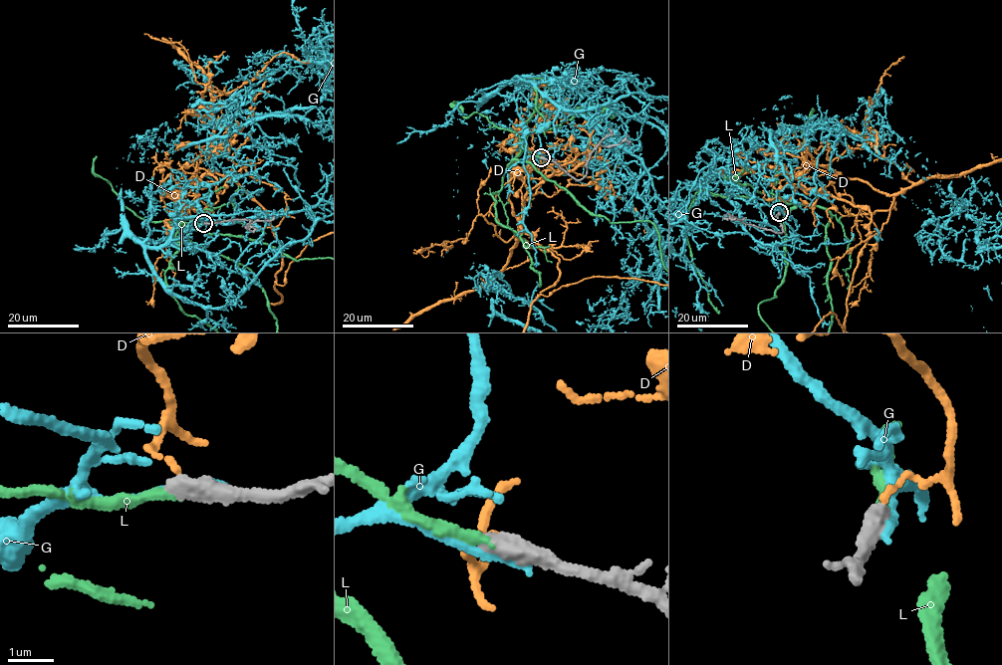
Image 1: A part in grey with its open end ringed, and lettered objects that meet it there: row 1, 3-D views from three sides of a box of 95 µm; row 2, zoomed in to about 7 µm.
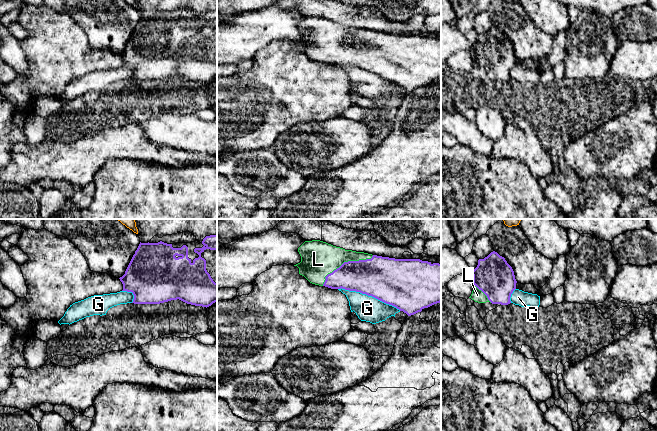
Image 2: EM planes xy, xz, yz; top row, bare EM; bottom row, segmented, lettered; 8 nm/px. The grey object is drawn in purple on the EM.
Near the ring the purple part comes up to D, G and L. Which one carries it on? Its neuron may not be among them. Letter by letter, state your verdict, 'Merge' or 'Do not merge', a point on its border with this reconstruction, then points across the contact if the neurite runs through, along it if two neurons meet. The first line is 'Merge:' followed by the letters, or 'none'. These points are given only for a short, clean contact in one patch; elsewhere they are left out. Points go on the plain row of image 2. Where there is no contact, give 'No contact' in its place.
Merge: L
D: Do not merge. No contact
G: Do not merge. Touches purple at xz (369, 71)
L: Merge. Touches purple at xz (345, 38)

